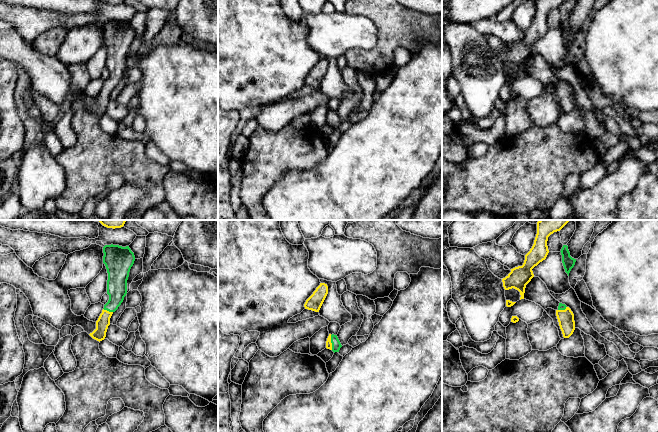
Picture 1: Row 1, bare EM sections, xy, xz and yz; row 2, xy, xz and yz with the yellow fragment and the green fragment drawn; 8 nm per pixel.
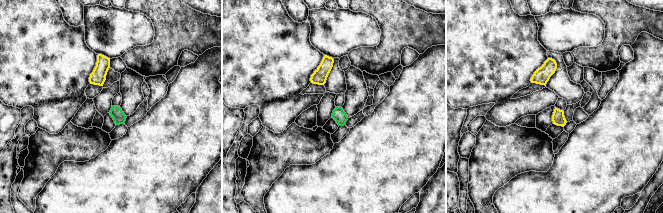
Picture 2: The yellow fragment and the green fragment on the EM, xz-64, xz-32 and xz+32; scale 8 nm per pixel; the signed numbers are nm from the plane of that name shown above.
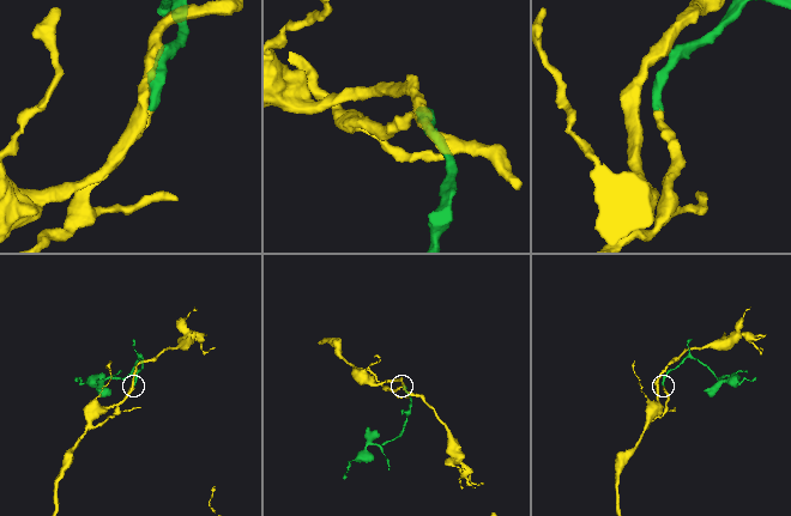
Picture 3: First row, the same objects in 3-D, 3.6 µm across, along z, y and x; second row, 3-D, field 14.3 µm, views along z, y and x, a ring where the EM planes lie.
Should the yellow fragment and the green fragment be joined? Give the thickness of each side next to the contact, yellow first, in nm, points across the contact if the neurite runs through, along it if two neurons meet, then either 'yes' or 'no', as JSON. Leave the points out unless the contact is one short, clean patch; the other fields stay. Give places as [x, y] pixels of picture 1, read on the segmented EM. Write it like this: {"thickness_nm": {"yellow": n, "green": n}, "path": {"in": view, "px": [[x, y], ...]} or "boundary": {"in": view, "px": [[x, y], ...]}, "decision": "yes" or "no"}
{"thickness_nm": {"yellow": 50, "green": 80}, "decision": "yes"}

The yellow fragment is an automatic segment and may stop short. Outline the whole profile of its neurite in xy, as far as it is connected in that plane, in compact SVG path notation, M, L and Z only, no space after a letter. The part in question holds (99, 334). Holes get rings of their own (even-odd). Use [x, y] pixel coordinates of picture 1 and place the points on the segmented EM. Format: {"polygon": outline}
{"polygon": "M105 245L103 253L103 263L108 273L107 294L109 295L109 300L104 305L102 313L96 321L96 329L89 334L99 342L105 339L110 325L110 318L127 294L127 280L135 261L134 253L129 246Z"}

